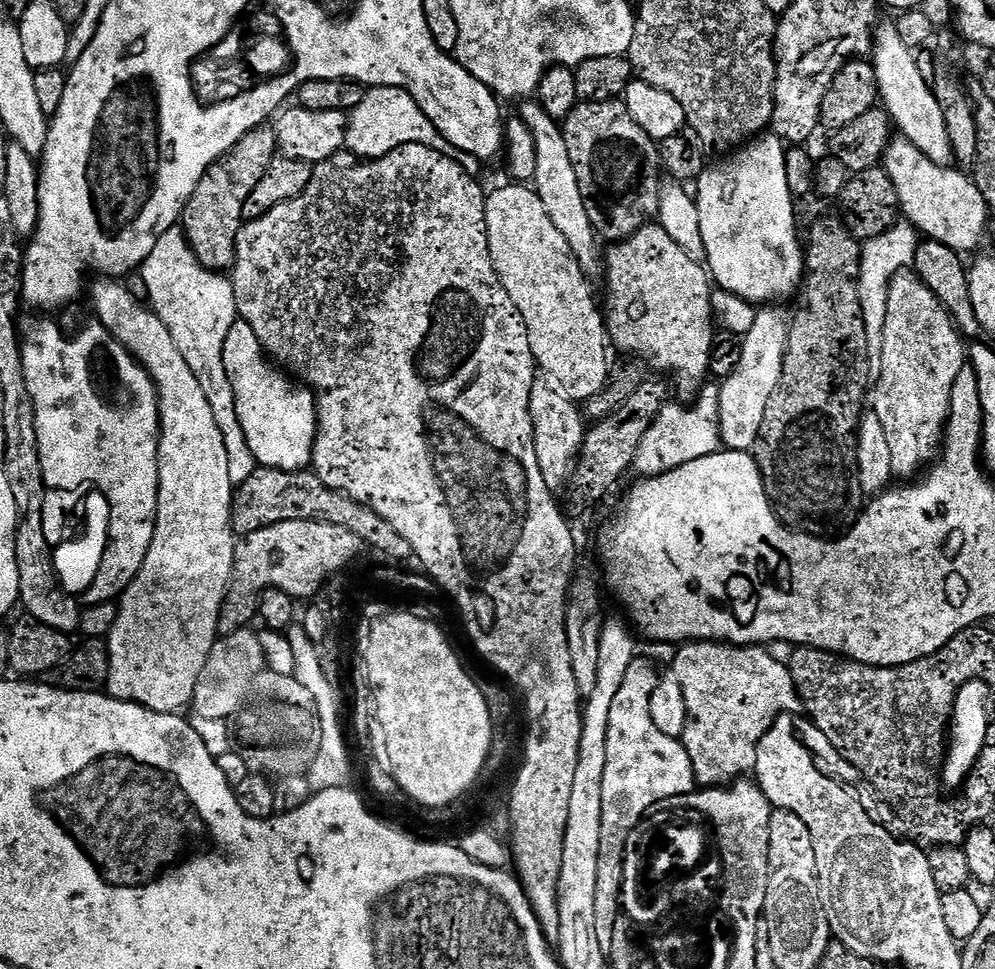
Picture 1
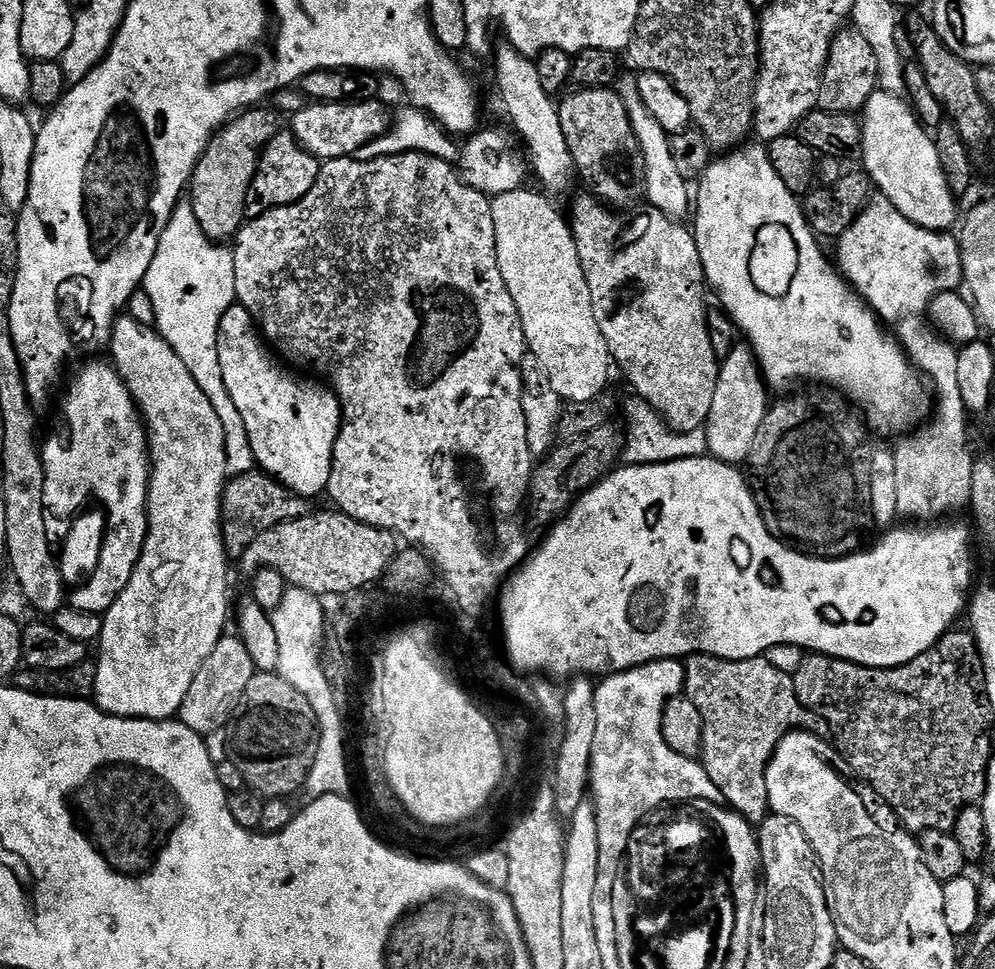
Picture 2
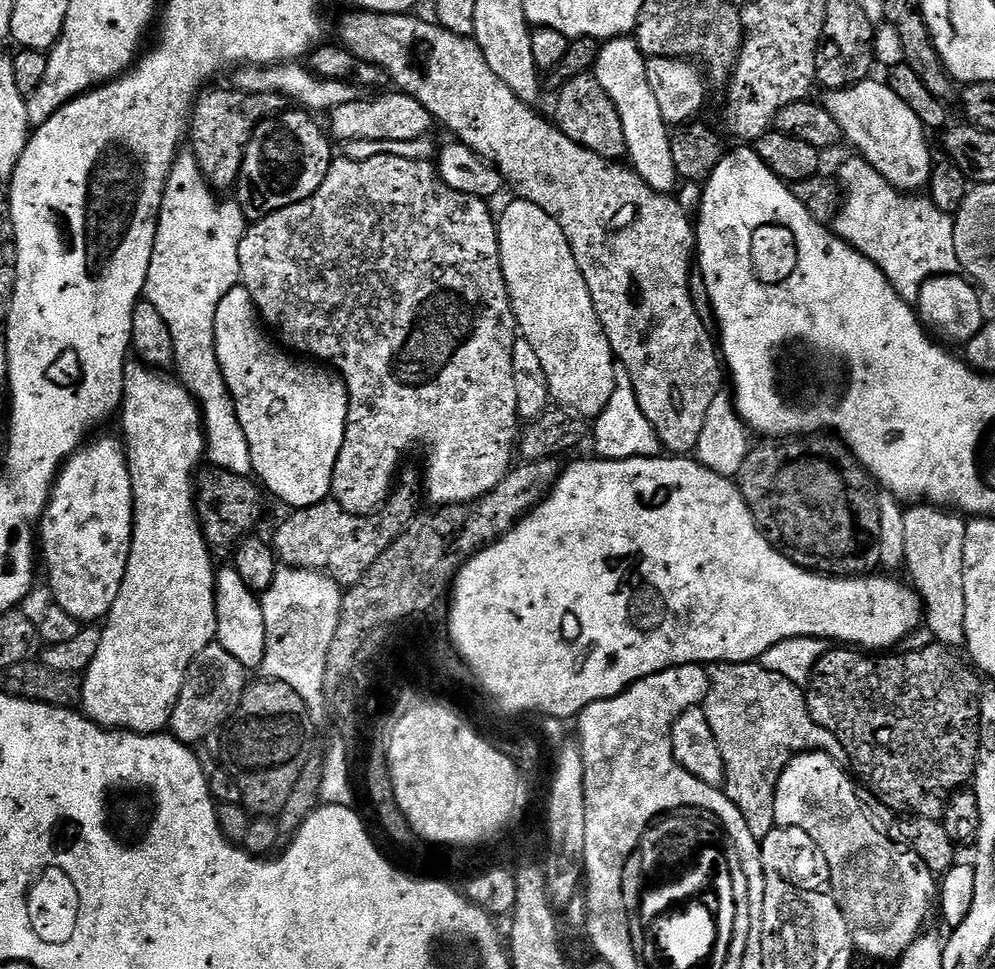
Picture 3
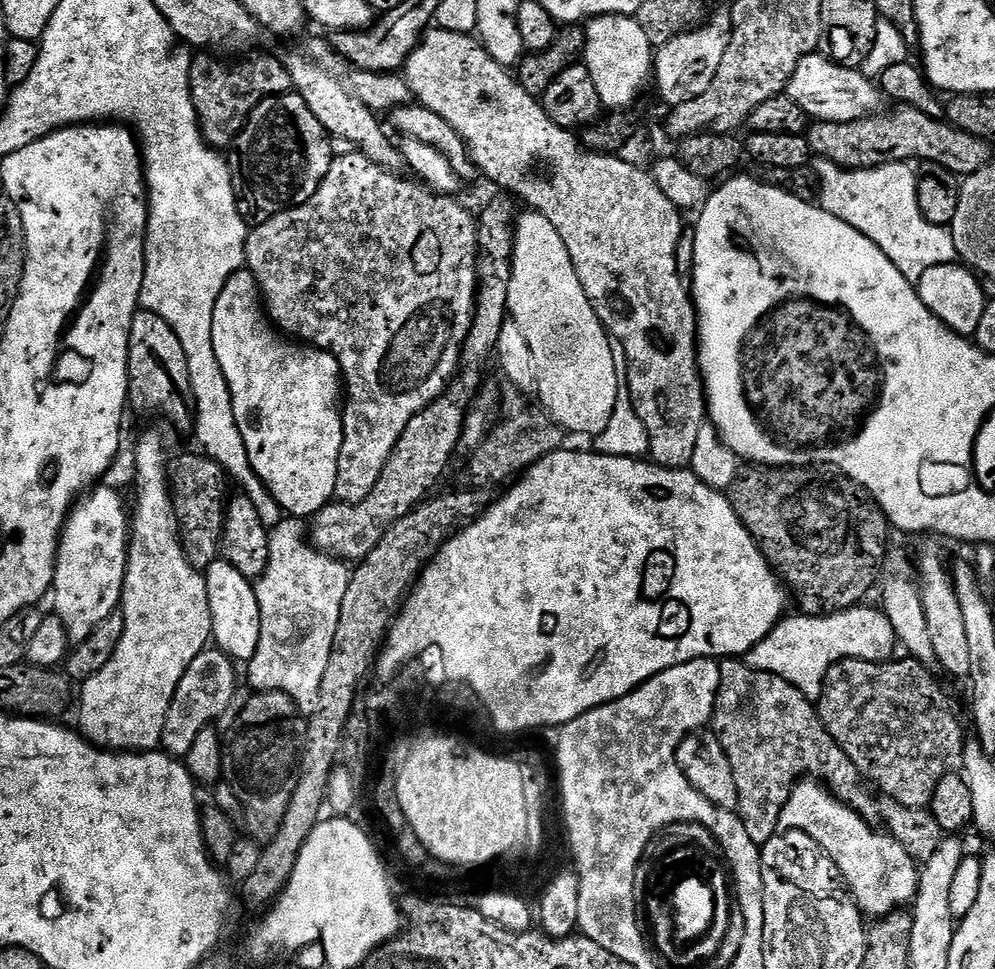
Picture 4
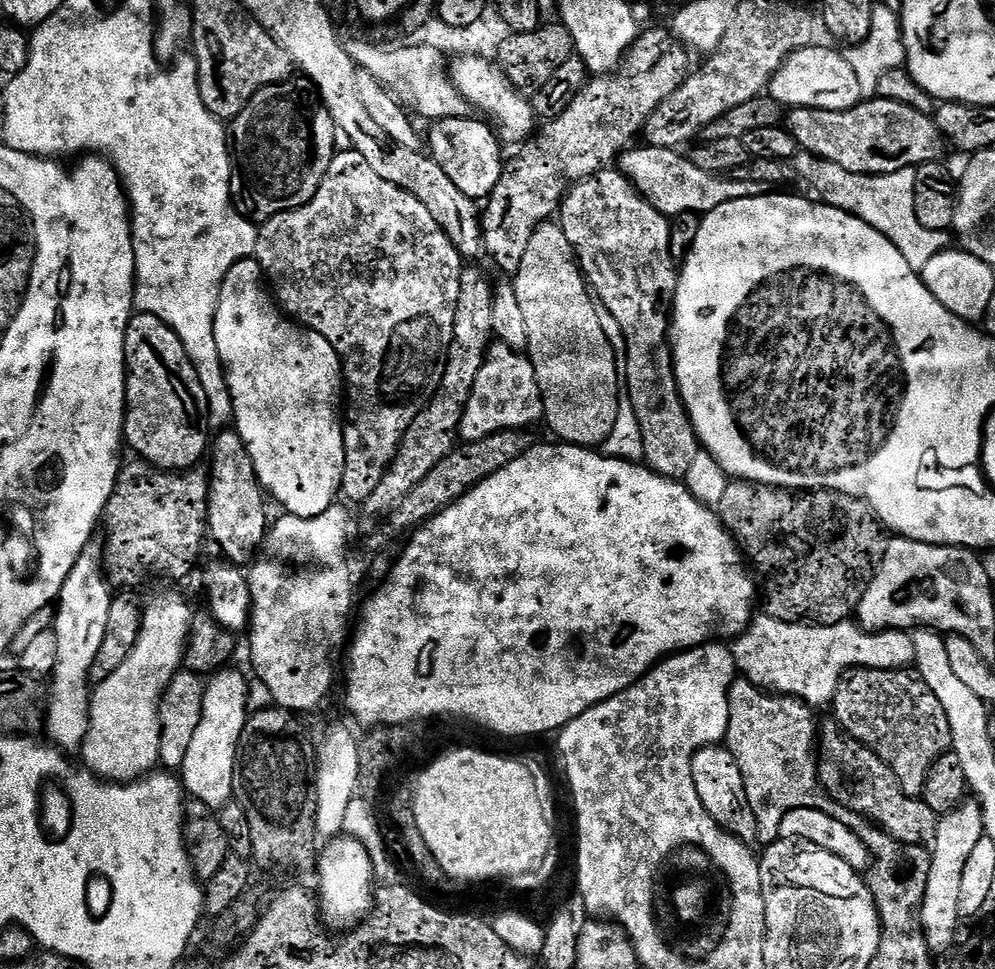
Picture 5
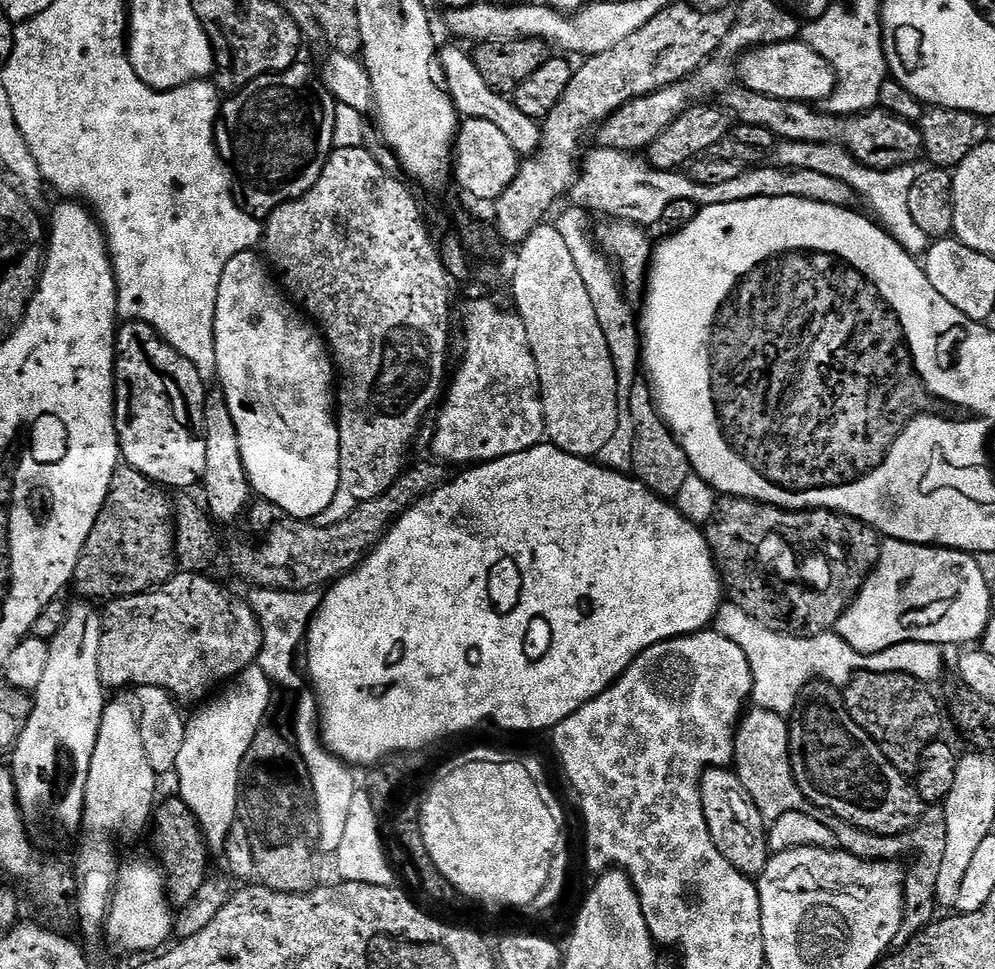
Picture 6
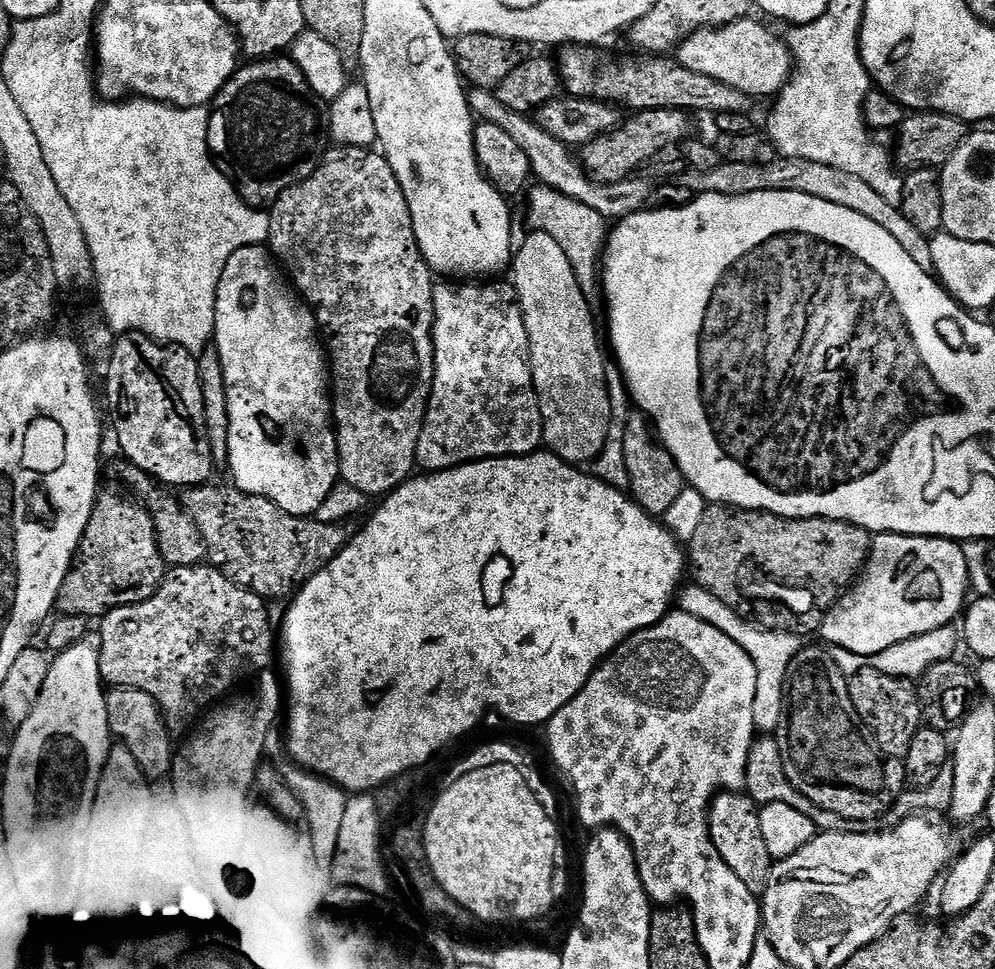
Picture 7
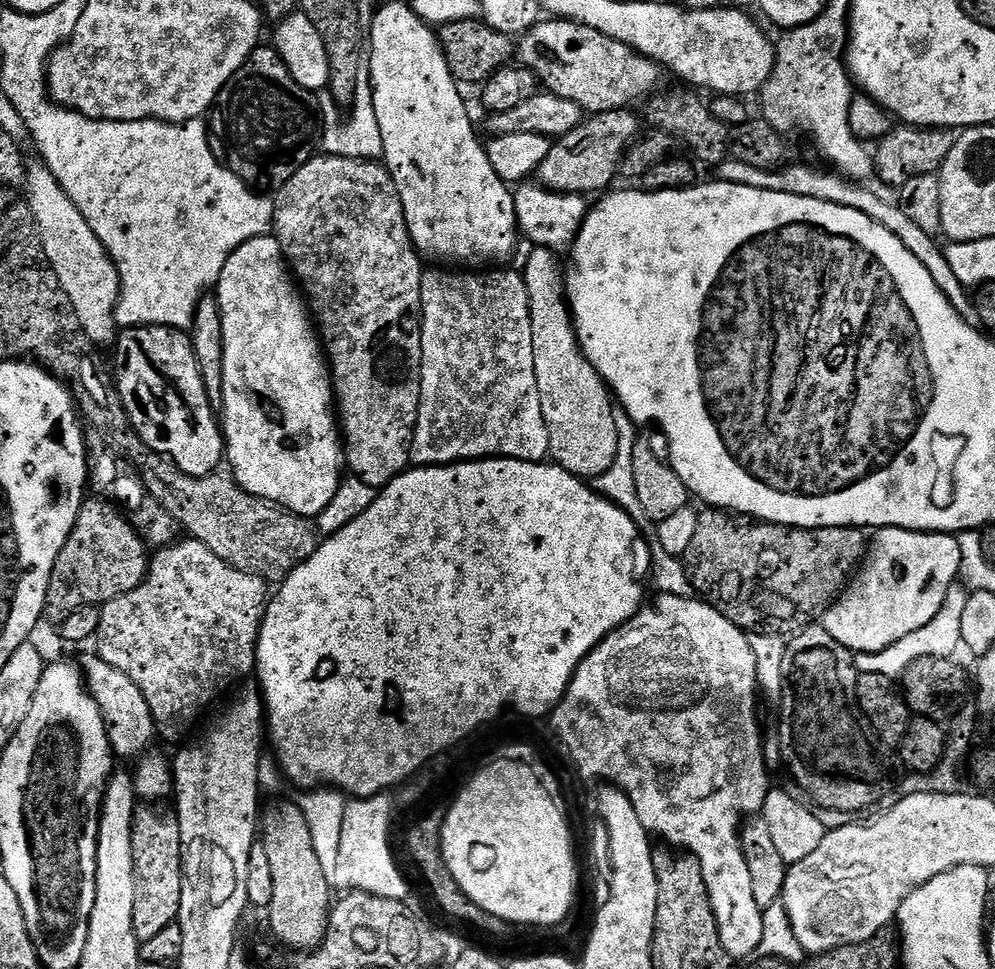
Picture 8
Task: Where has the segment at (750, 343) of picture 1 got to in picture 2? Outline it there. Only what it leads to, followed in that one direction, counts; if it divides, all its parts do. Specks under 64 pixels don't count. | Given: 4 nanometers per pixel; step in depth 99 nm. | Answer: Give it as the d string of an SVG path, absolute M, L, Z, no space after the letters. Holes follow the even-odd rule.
M737 343L733 352L722 361L718 386L714 390L714 402L706 425L708 452L713 457L733 466L745 463L758 435L758 426L766 418L770 407L769 391L756 363L756 354L747 343Z

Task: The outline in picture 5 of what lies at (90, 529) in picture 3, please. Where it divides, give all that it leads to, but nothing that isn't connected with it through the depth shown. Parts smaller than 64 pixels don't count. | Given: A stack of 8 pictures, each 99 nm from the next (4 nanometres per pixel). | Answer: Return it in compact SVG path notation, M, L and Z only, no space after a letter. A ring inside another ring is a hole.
M89 546L74 562L74 568L62 586L56 609L54 631L58 638L58 660L50 677L50 699L46 721L47 739L65 753L72 754L84 742L88 729L88 701L90 699L90 673L102 638L106 638L106 618L114 599L102 567L99 547Z

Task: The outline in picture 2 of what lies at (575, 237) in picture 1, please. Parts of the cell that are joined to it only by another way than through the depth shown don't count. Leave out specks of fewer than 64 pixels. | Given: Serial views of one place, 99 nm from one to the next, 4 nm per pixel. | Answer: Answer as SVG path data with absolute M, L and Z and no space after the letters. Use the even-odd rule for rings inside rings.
M511 46L503 47L496 56L496 84L498 86L498 92L513 126L528 142L528 148L533 157L533 160L530 160L531 171L533 168L539 180L548 189L554 192L560 192L567 186L570 180L570 174L572 175L573 173L574 165L569 147L565 142L565 135L562 131L559 107L555 99L551 96L551 93L543 89L542 82L539 81L535 63L529 57L520 55L515 48Z

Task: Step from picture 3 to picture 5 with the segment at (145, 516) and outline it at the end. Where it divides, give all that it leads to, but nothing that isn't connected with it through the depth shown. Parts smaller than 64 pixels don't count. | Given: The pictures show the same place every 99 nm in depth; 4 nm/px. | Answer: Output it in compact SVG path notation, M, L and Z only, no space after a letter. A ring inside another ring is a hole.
M160 592L142 608L140 633L128 657L107 678L91 689L88 701L88 729L79 755L84 755L83 767L109 782L138 780L160 764L160 699L168 684L181 671L186 660L188 638L192 631L192 608L176 592Z

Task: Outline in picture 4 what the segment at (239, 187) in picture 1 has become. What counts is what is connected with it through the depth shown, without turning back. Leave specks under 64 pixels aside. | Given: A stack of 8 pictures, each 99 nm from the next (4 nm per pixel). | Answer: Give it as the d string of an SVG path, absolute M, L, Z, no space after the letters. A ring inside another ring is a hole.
M200 54L192 61L190 70L190 90L198 114L204 141L217 150L233 147L238 134L244 128L244 121L266 98L284 96L293 91L292 79L285 61L275 60L272 56L260 56L249 64L231 68L210 54Z

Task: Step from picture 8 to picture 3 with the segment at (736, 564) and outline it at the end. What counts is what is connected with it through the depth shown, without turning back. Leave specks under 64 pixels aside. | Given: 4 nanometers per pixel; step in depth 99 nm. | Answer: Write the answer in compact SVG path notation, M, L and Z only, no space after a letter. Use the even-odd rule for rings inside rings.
M820 434L815 438L780 438L775 442L760 442L760 444L751 449L742 462L742 470L735 476L735 483L740 489L742 498L754 518L754 522L759 526L760 532L787 560L794 562L800 568L806 568L810 572L819 572L826 576L843 576L845 578L863 578L869 574L875 573L881 567L879 554L879 502L877 500L878 492L874 487L873 477L869 476L856 457L851 455L847 448L839 439L833 438L828 434Z

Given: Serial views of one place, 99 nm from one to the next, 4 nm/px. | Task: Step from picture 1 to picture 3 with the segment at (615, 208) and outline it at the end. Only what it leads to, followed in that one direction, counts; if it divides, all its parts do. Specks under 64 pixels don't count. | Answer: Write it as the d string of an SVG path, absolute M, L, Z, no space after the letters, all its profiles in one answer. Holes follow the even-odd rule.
M576 74L563 81L559 87L560 93L556 96L556 116L554 115L556 127L566 134L566 138L578 142L578 146L582 146L599 156L605 156L610 161L619 161L625 155L626 148L622 119L619 118L618 110L609 94L602 90L602 86L598 84L595 76L592 74Z

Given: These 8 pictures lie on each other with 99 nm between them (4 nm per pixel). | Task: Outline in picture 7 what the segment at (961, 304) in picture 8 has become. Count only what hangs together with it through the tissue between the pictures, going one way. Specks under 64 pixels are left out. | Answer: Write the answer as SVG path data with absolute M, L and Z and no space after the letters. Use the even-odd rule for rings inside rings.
M802 158L769 159L767 162L752 164L747 160L721 162L714 171L703 173L702 186L704 192L717 192L727 196L742 194L758 194L759 192L793 192L794 194L810 194L810 198L822 198L822 202L834 202L834 206L846 206L846 210L854 210L854 214L862 214L862 218L870 218L870 222L878 222L886 234L894 234L894 239L918 262L918 266L932 268L931 239L919 232L910 218L906 218L895 204L886 202L882 194L878 194L862 182L854 174L846 174L842 170L834 170L834 166L822 166L822 162L806 162Z

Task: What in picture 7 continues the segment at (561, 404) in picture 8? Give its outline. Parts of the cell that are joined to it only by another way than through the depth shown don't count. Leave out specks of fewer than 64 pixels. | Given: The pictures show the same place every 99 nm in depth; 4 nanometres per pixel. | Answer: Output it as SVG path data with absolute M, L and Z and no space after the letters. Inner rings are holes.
M529 231L527 235L524 245L515 249L510 265L510 283L524 312L532 381L544 419L544 444L547 451L556 453L567 464L588 466L606 446L612 425L611 396L606 376L609 361L600 349L600 336L596 333L596 320L592 317L593 305L584 296L565 251L549 234Z

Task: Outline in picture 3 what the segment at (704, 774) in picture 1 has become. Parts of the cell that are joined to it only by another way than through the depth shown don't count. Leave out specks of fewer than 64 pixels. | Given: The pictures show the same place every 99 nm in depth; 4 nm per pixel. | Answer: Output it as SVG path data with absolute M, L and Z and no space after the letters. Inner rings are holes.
M758 662L746 664L713 664L708 668L708 697L702 705L706 718L710 722L710 730L714 730L714 739L718 742L718 750L722 750L724 763L724 783L722 791L728 795L730 802L742 810L742 818L750 825L754 838L764 840L777 827L774 818L774 798L778 778L786 770L786 766L795 756L804 752L825 752L830 758L843 761L844 748L814 718L808 709L808 698L805 689L799 684L790 682L790 678L782 678L782 674L774 674L774 670L766 670Z

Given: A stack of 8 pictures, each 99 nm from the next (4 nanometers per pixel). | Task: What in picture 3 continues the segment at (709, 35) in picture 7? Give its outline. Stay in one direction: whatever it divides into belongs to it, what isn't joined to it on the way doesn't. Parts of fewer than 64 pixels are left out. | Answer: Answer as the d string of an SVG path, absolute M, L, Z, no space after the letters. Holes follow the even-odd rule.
M869 78L853 88L833 88L823 94L822 105L834 122L838 122L843 139L849 140L860 151L857 153L862 159L874 166L886 182L905 194L916 194L919 188L929 187L934 157L924 137L926 127L887 83L879 84L876 78Z

